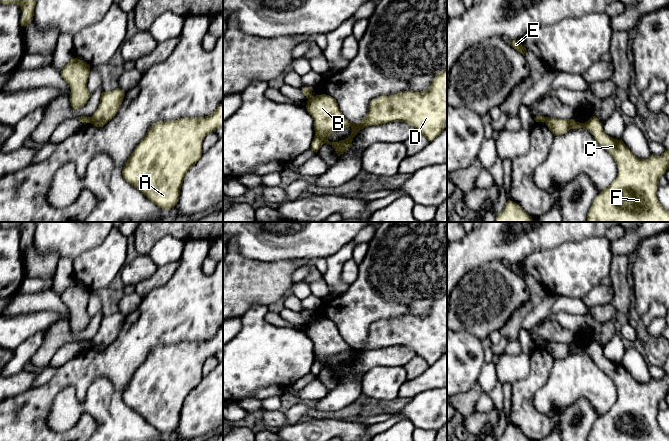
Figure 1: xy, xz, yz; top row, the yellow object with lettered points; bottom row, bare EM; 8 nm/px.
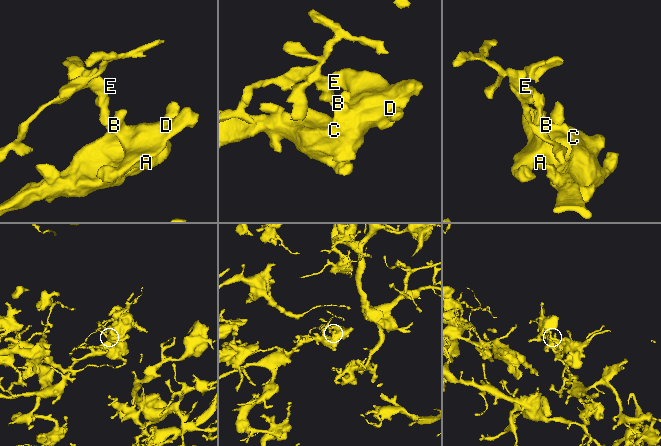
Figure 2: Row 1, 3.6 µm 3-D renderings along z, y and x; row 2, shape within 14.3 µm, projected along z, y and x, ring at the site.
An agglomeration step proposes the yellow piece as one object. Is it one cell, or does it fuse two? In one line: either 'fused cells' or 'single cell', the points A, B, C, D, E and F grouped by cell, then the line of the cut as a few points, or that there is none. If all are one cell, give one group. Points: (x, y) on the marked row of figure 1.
fused cells | A B C D F / E | xy (90, 117), (87, 122)

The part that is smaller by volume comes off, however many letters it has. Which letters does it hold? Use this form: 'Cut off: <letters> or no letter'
Cut off: E

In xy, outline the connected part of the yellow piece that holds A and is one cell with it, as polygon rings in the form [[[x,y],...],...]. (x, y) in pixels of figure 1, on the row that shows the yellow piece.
[[[223,103],[205,117],[184,117],[153,123],[123,167],[123,178],[156,206],[162,210],[170,210],[179,200],[186,174],[202,156],[204,138],[220,127],[223,127]]]

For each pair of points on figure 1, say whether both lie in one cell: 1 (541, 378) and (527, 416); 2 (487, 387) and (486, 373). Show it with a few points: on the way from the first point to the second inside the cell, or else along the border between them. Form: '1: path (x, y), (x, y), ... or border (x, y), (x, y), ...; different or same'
1: path (532, 387), (522, 397), (522, 407); same
2: path (487, 384), (487, 376); same

